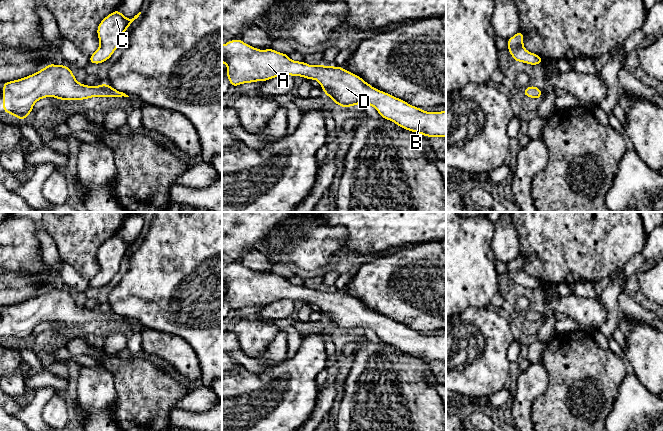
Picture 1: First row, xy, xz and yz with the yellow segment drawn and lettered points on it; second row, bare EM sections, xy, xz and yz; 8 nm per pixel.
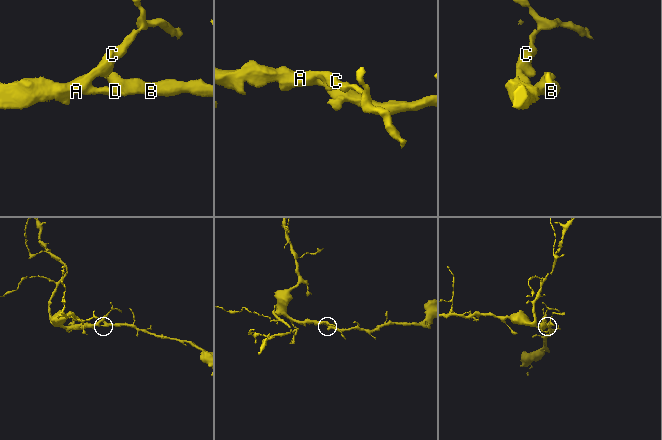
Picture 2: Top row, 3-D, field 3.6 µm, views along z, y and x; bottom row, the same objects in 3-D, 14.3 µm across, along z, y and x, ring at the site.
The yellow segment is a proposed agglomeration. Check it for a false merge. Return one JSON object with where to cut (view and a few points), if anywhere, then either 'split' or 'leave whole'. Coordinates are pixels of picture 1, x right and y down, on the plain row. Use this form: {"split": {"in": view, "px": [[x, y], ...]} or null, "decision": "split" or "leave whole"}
{"split": null, "decision": "leave whole"}

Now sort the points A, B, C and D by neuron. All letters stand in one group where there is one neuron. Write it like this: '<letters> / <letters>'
A B C D

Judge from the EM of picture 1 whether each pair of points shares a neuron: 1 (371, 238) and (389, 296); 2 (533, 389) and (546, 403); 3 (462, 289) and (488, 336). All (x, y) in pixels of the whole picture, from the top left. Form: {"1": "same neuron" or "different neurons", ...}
{"1": "different neurons", "2": "different neurons", "3": "different neurons"}

